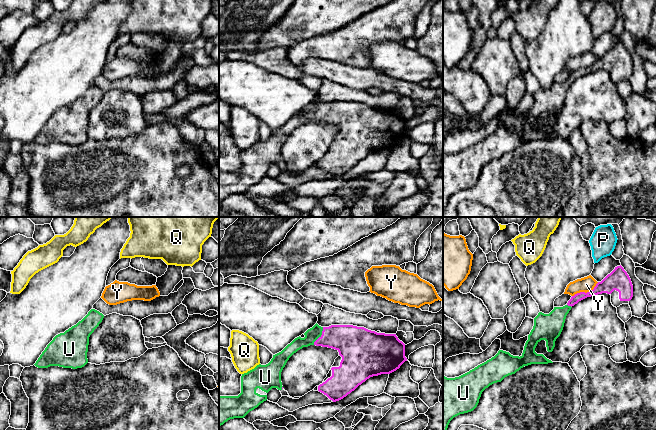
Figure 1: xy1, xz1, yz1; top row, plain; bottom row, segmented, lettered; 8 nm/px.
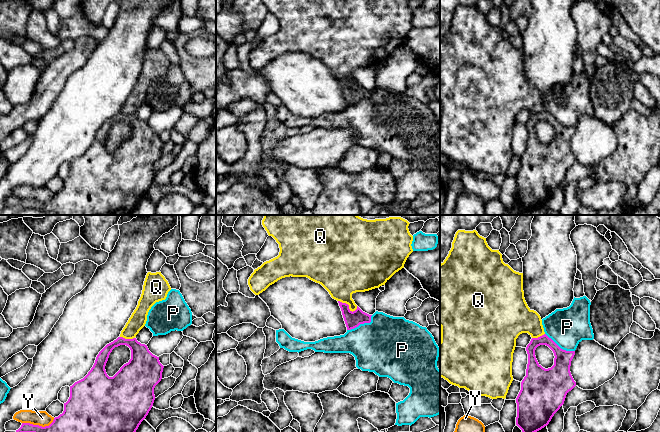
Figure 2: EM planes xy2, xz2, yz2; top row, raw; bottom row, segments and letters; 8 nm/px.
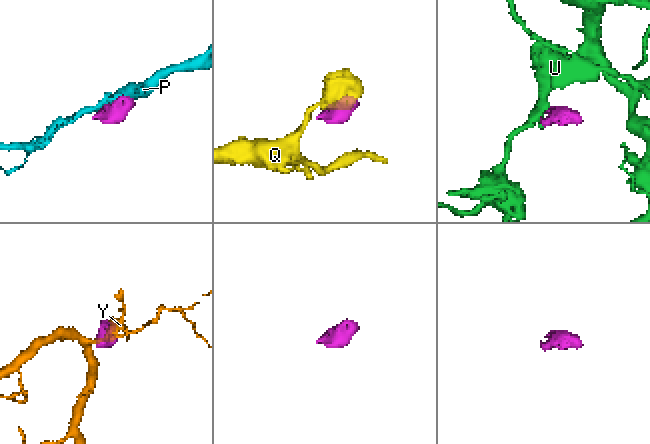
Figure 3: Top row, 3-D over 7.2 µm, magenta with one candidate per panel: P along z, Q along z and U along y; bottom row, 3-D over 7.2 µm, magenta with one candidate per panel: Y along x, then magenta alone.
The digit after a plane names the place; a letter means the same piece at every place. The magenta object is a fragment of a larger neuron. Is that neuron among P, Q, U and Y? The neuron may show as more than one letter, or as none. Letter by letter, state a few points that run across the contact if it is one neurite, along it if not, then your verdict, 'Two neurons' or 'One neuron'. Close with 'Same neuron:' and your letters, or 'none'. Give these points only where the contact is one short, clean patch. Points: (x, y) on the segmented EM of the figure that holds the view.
P: Two neurons
Q: Two neurons
U: One neuron
Y: Two neurons
Same neuron: U

